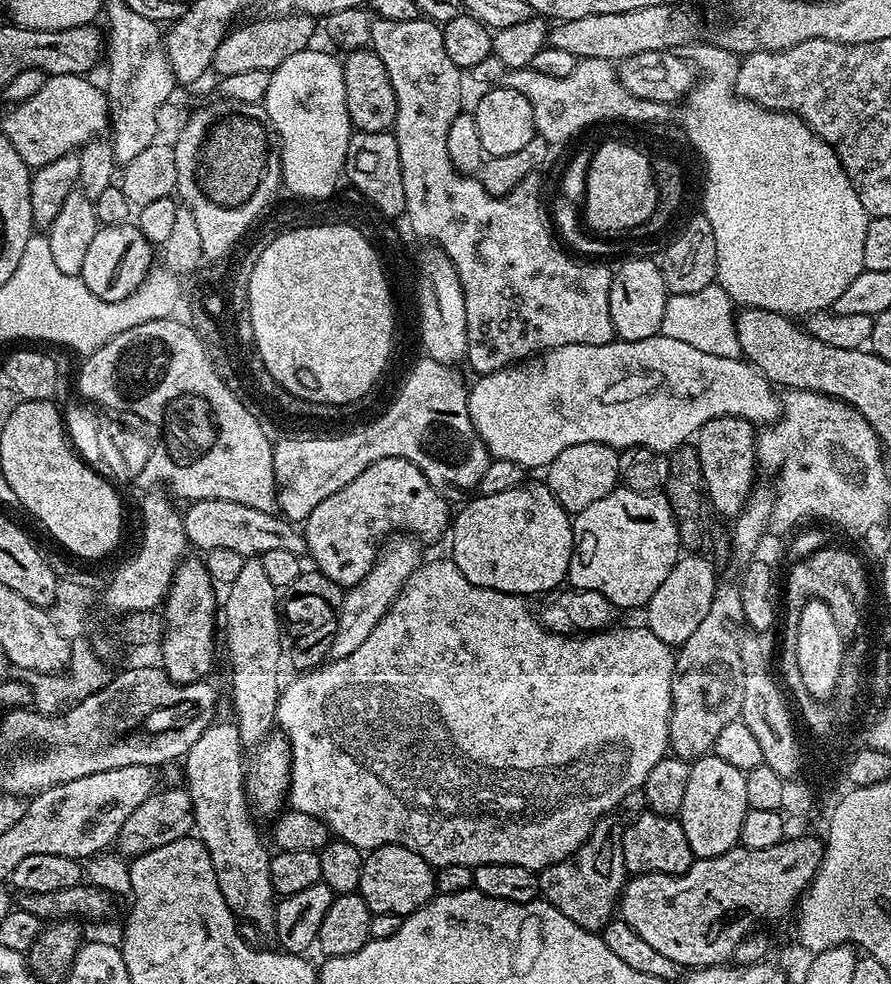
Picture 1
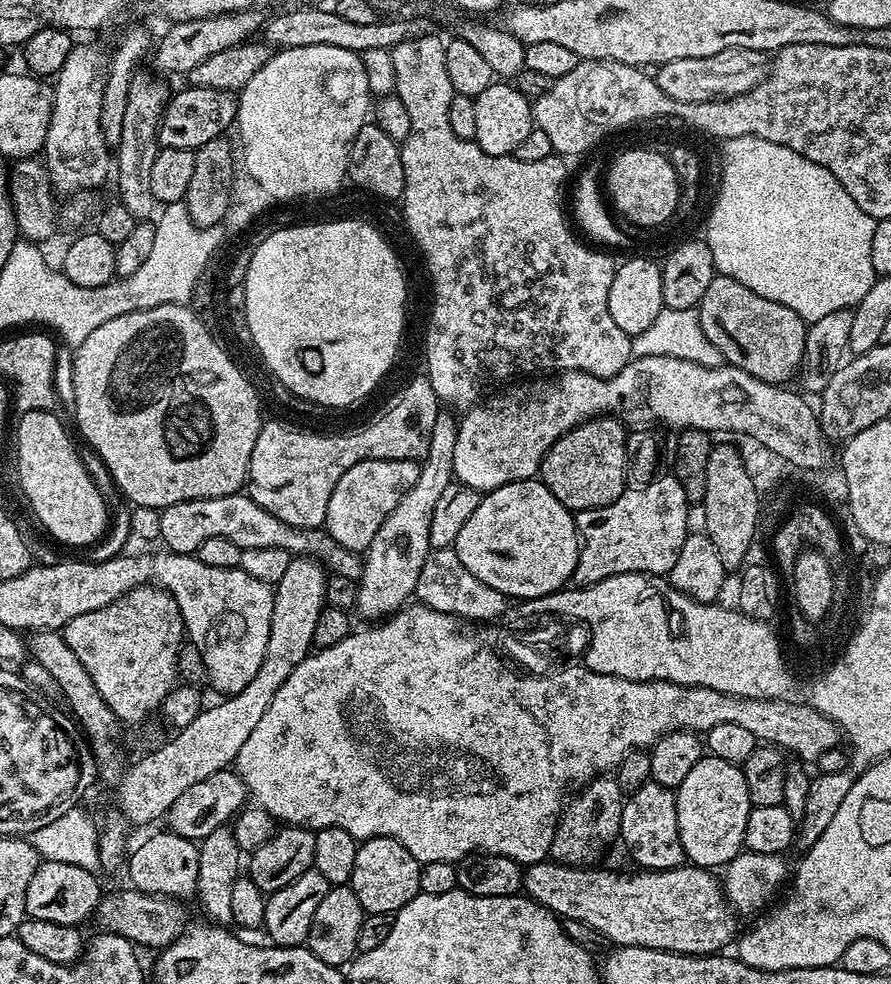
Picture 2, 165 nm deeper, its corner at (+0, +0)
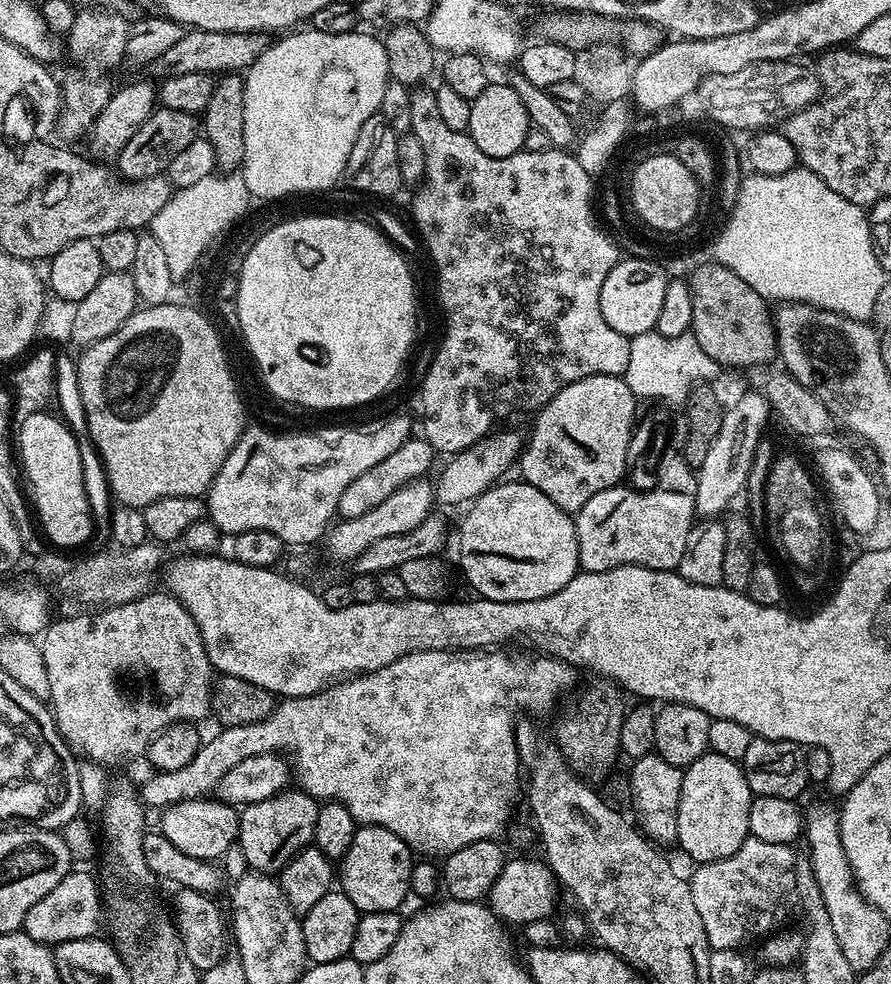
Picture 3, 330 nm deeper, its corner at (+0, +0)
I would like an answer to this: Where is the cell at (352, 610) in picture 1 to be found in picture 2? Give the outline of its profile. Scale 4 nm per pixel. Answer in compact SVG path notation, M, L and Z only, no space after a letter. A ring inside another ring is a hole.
M448 408L435 416L434 430L428 443L428 455L421 463L418 482L399 500L385 522L378 528L374 540L364 554L363 576L357 583L355 609L366 618L378 620L399 611L416 591L421 568L431 552L429 542L433 508L454 480L454 446L457 445L459 421Z

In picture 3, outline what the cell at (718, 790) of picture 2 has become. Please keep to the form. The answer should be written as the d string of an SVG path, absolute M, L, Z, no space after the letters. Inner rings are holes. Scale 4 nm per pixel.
M711 750L705 752L702 758L698 758L690 767L684 769L684 777L682 778L682 794L678 798L678 834L676 835L676 844L678 845L678 848L681 848L681 850L684 851L690 859L696 860L692 862L695 862L697 865L721 860L730 854L734 854L734 850L738 850L738 846L742 846L742 842L747 840L749 837L748 823L750 822L750 802L752 801L752 798L752 791L744 777L744 769L739 763L737 763L737 761L731 760L730 758L722 758L722 754L718 754Z

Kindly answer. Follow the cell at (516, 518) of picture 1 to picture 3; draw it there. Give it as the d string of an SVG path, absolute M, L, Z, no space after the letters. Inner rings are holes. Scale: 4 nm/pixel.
M523 482L504 483L487 488L477 500L471 501L469 512L460 524L460 568L476 591L473 593L485 600L518 602L546 598L562 590L581 571L575 519L550 502L542 490Z

